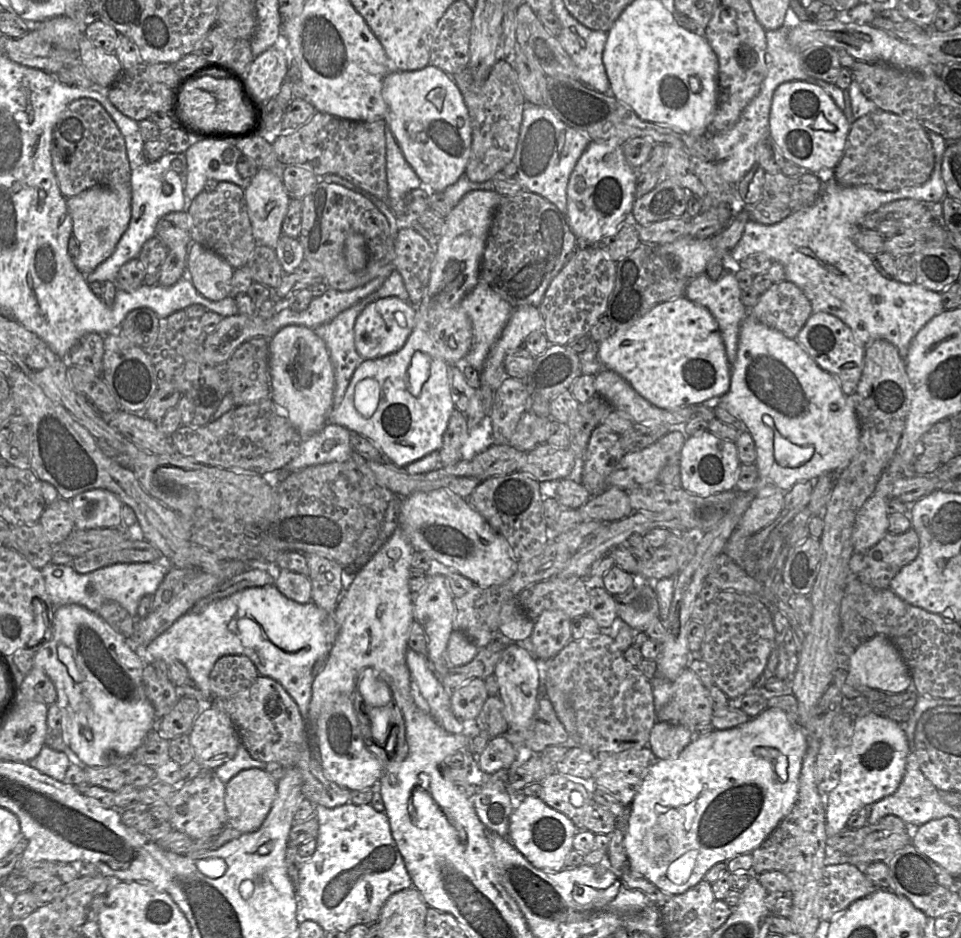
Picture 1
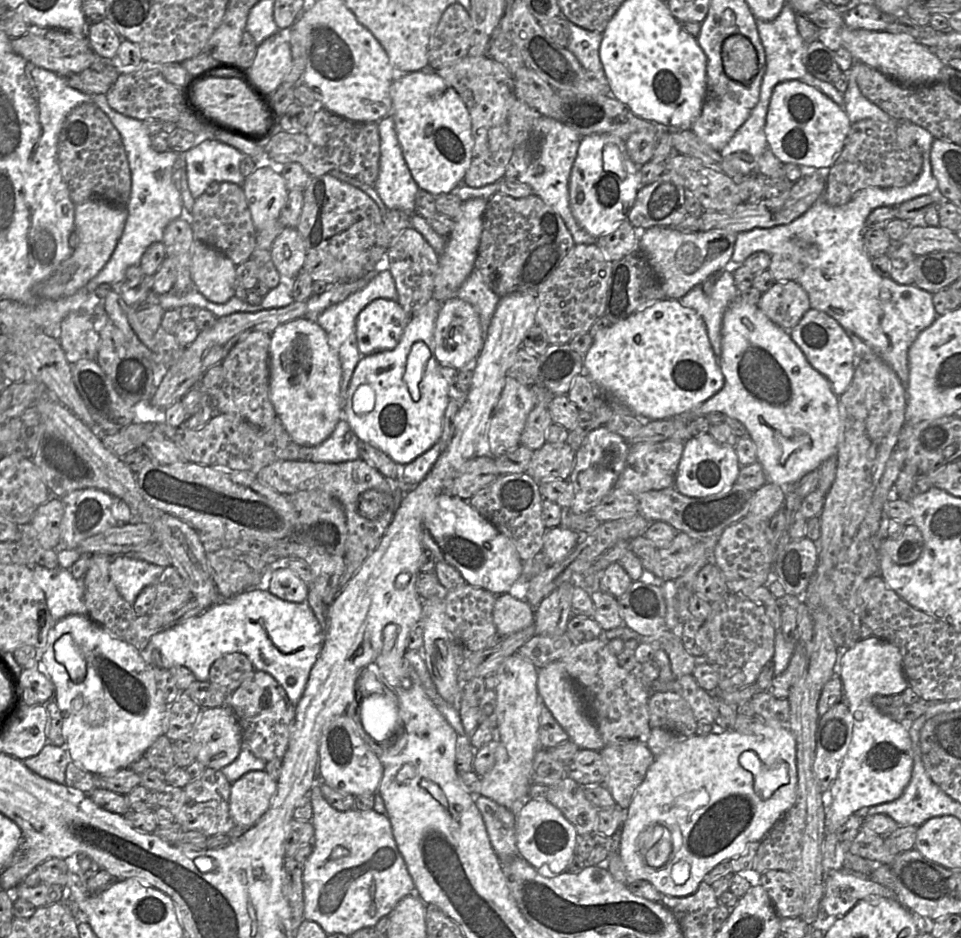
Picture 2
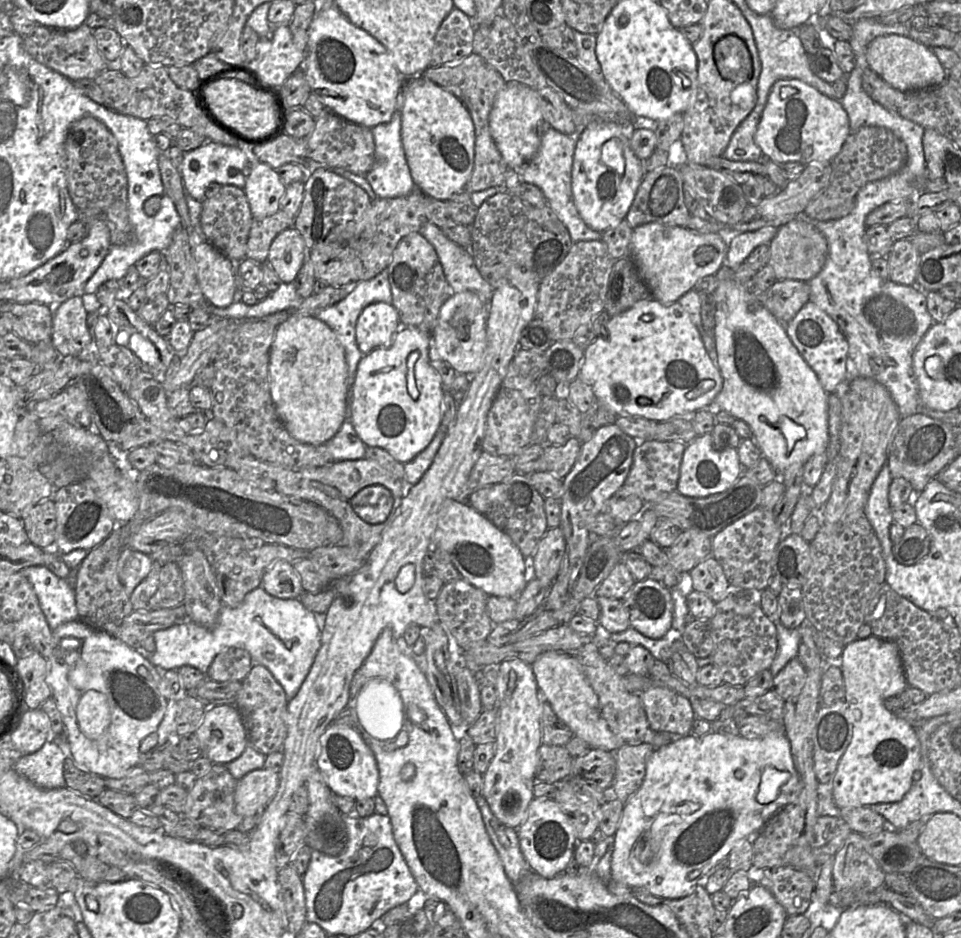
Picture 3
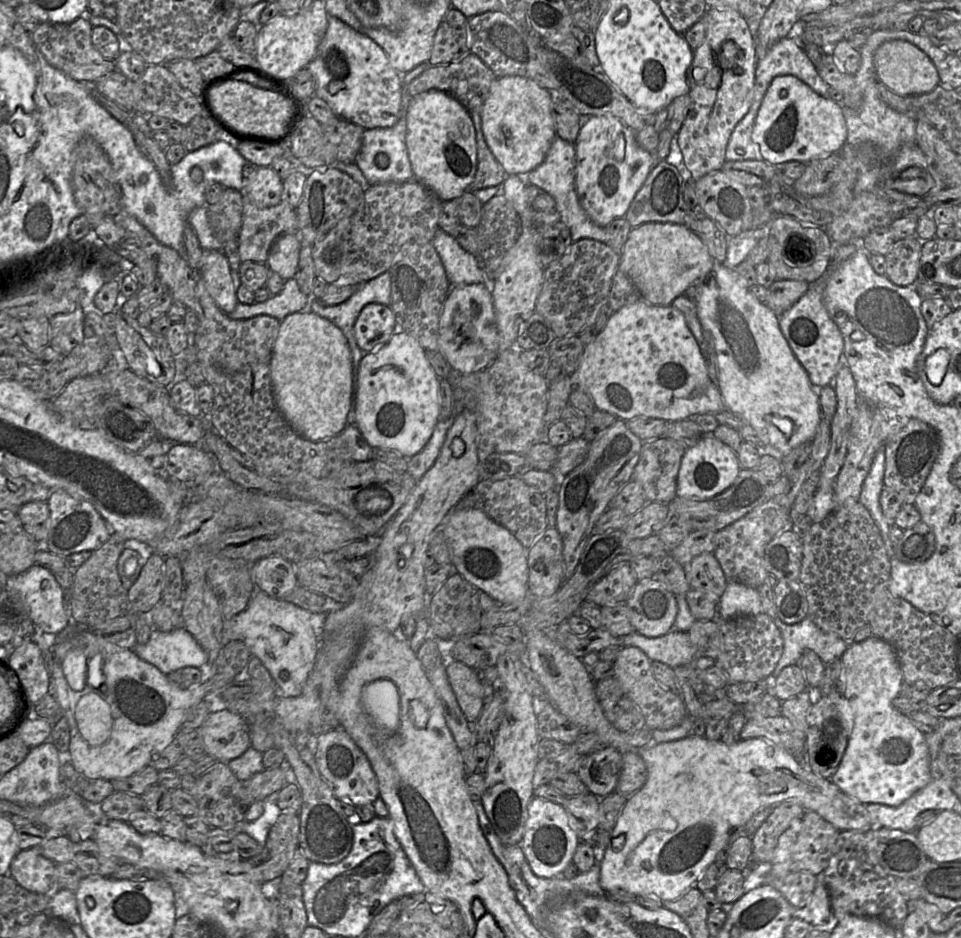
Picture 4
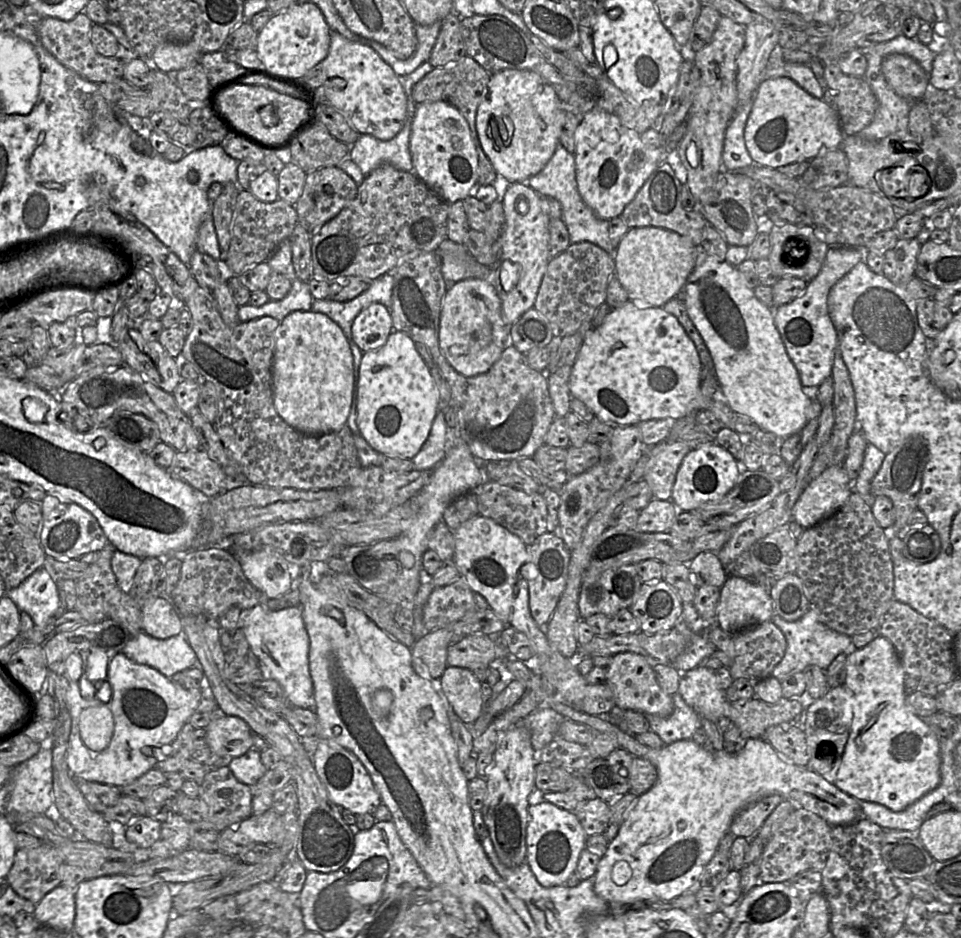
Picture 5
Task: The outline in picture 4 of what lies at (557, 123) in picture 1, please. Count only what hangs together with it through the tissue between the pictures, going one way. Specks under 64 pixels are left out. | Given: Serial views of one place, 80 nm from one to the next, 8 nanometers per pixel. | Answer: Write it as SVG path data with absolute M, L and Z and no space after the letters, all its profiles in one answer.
M556 136L543 162L523 178L527 180L527 183L546 191L554 198L556 210L559 212L562 221L569 228L573 242L580 239L593 239L606 244L606 227L595 224L579 201L575 185L575 167L575 144Z

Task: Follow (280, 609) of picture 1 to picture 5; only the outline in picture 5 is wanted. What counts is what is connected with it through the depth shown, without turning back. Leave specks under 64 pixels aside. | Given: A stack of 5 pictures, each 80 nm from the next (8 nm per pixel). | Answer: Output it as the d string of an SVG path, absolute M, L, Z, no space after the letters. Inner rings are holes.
M266 602L260 603L244 614L240 627L249 643L251 653L257 657L265 672L263 679L277 681L284 689L289 705L314 709L314 689L309 669L310 641L301 607L274 611L266 606ZM141 632L121 652L133 662L152 667L168 678L197 666L197 656L183 634L157 639Z

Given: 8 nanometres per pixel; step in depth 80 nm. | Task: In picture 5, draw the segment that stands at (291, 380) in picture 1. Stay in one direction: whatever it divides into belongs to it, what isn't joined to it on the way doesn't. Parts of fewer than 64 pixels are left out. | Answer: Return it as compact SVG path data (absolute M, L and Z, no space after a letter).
M294 311L280 322L272 364L274 406L294 429L309 435L340 430L346 425L354 386L353 355L341 327L327 315Z

